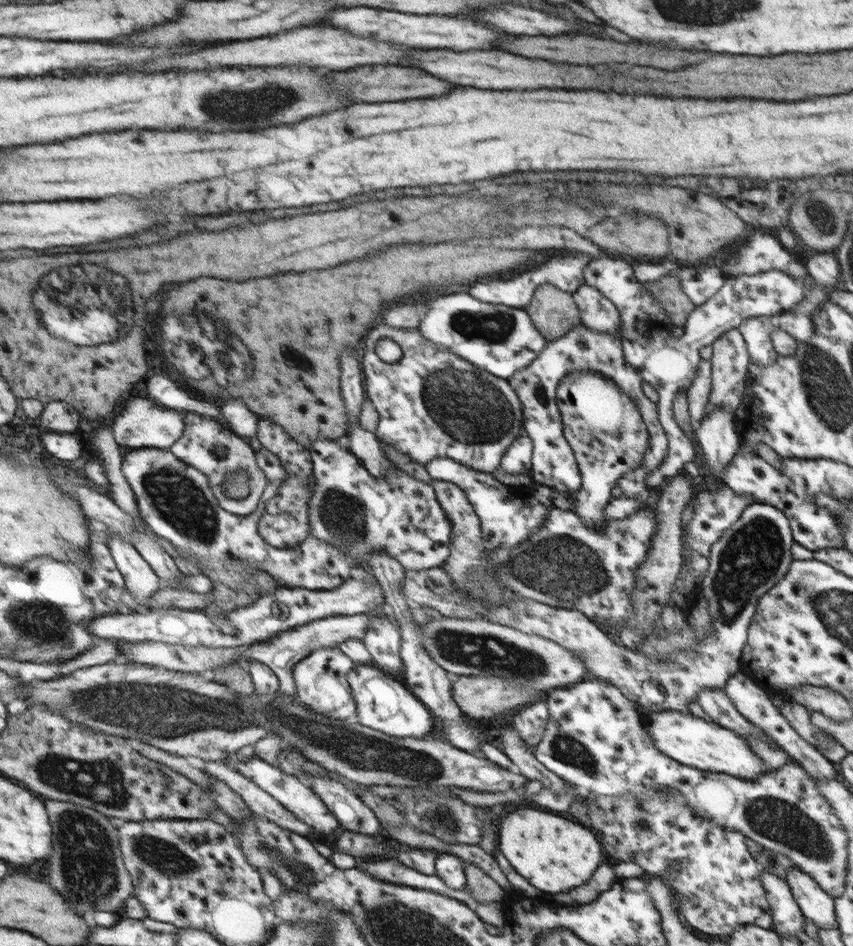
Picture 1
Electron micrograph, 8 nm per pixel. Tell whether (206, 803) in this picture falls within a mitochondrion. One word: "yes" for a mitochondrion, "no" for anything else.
no

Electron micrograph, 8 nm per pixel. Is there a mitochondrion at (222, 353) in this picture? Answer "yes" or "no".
yes

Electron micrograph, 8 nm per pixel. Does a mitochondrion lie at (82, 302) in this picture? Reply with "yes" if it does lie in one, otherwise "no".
yes

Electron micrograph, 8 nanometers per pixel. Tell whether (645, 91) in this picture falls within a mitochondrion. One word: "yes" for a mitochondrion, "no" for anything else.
no

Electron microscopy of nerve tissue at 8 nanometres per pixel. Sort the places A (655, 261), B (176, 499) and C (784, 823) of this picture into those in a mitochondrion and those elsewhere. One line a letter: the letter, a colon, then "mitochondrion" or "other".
A: other
B: mitochondrion
C: mitochondrion

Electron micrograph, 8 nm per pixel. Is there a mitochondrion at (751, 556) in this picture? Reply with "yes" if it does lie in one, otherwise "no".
yes

